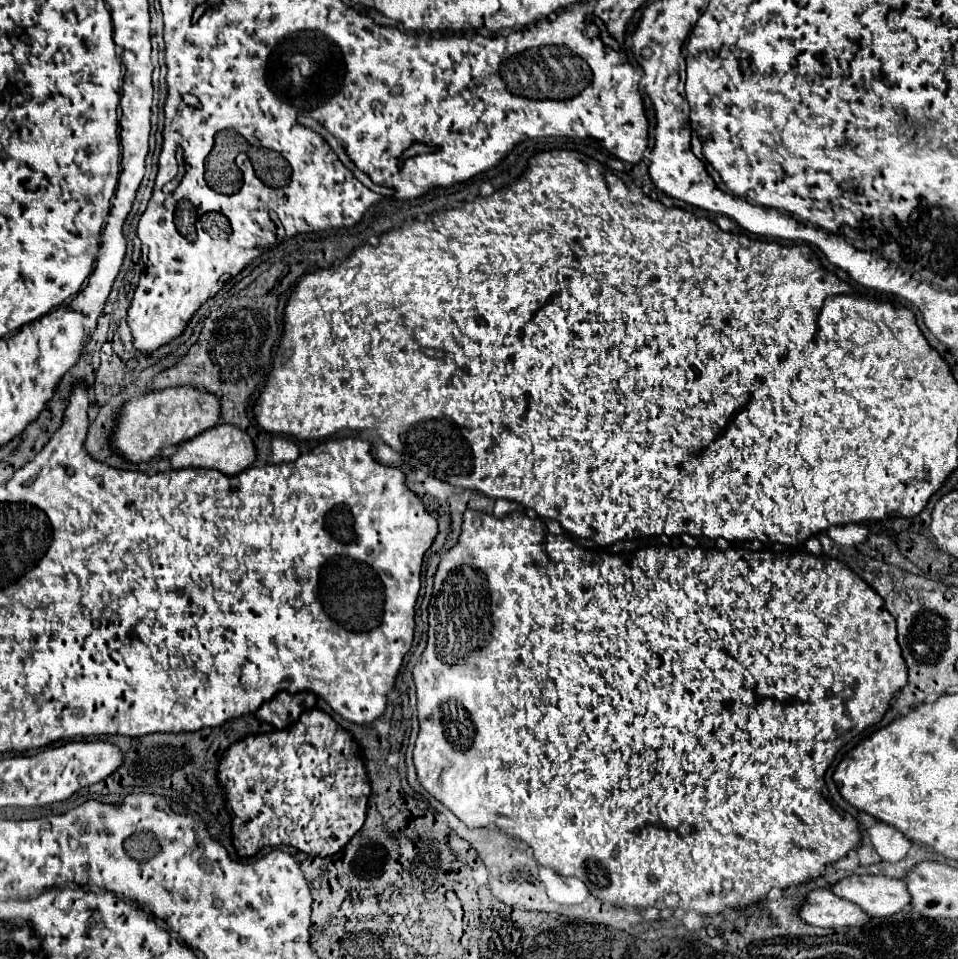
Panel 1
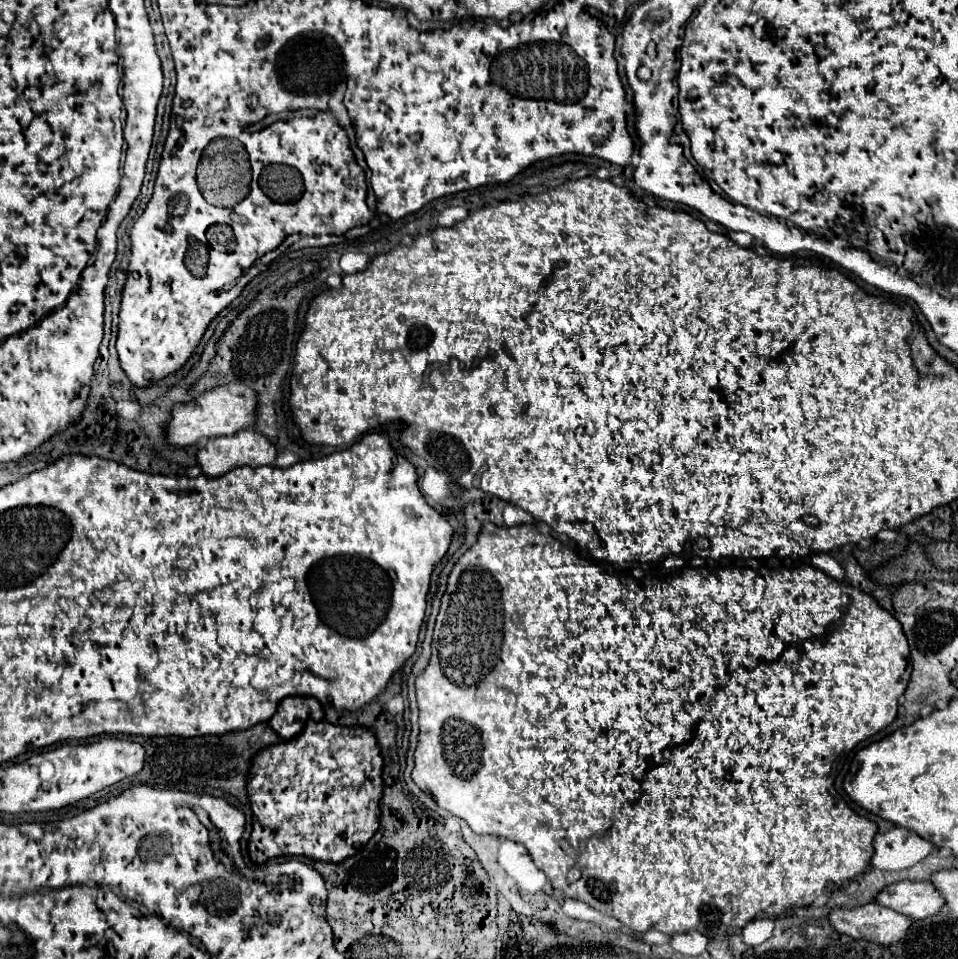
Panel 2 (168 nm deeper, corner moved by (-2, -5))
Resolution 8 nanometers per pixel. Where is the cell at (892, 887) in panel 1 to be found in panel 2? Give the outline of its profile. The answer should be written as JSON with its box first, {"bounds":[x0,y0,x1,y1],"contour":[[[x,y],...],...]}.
{"bounds":[876,881,942,919],"contour":[[[900,881],[886,885],[876,895],[876,903],[912,919],[924,919],[938,913],[942,907],[940,895],[936,895],[928,881]]]}

